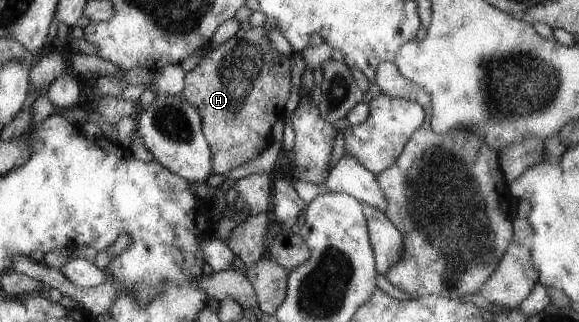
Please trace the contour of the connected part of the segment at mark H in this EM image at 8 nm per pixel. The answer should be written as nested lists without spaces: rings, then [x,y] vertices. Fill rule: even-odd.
[[[253,27],[249,31],[241,28],[237,34],[218,48],[203,55],[201,62],[192,71],[186,72],[184,88],[179,95],[199,113],[202,134],[212,153],[212,173],[227,174],[232,169],[251,161],[271,145],[271,131],[277,120],[285,119],[284,105],[291,93],[291,58],[279,52],[267,37],[270,29]]]

